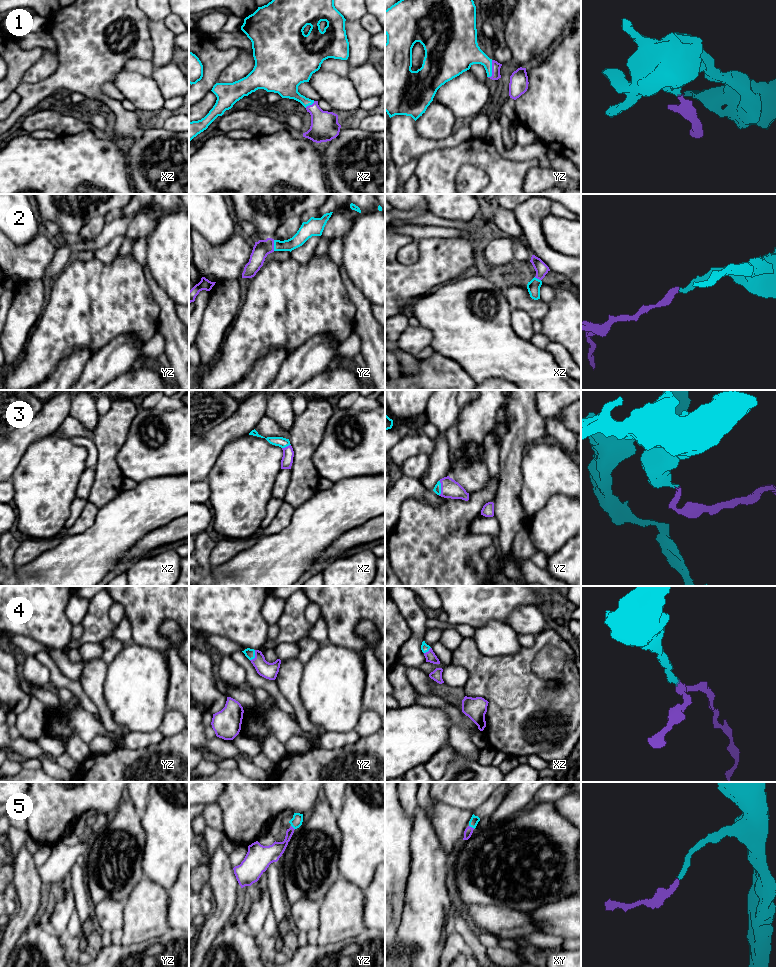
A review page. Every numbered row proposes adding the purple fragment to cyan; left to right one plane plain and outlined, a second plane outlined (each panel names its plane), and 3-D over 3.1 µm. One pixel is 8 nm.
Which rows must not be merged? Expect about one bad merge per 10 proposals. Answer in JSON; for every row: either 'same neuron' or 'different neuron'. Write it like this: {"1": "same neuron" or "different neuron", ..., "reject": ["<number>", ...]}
{"1": "same neuron", "2": "same neuron", "3": "same neuron", "4": "same neuron", "5": "same neuron", "reject": []}

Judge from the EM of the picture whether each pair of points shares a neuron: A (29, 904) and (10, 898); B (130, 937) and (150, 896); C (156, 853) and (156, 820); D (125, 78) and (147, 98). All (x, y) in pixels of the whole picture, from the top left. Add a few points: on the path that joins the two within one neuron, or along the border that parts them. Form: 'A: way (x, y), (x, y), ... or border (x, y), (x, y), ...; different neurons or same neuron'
A: border (12, 881), (17, 899); different neurons
B: way (137, 927), (145, 916), (147, 906); same neuron
C: way (156, 845), (156, 828); same neuron
D: way (130, 83), (142, 93); same neuron

